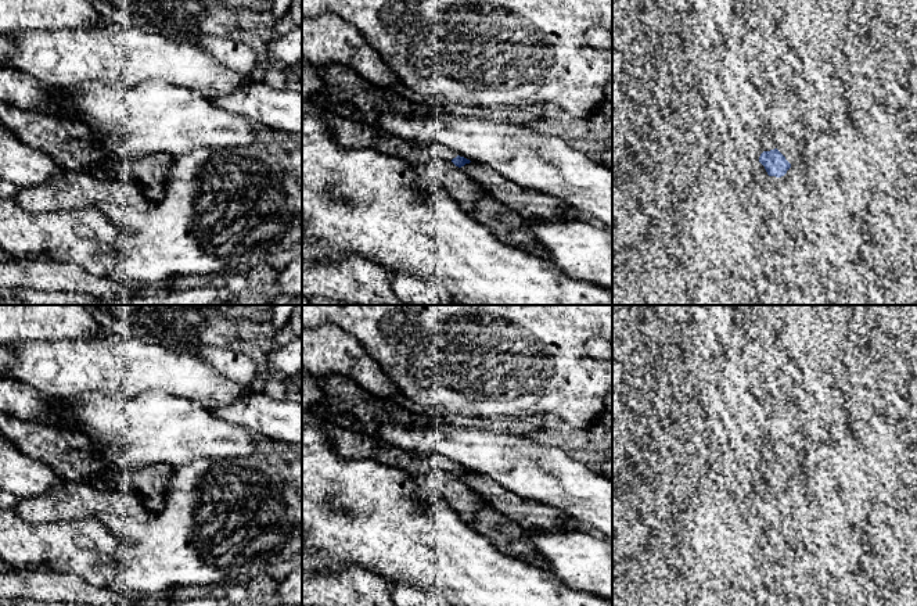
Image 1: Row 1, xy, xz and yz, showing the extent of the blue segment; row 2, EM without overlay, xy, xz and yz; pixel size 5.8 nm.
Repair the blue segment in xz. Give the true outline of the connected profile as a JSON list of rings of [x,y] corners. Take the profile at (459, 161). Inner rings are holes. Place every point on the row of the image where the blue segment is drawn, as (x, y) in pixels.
[[[326,110],[323,118],[334,140],[346,148],[370,148],[410,164],[422,164],[440,158],[452,161],[456,166],[461,168],[471,162],[442,143],[404,140],[384,132],[375,125],[342,118],[334,110]]]

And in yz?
[[[763,129],[760,132],[760,147],[763,153],[759,157],[759,162],[765,166],[769,176],[781,178],[791,168],[791,164],[776,148],[776,133]]]

